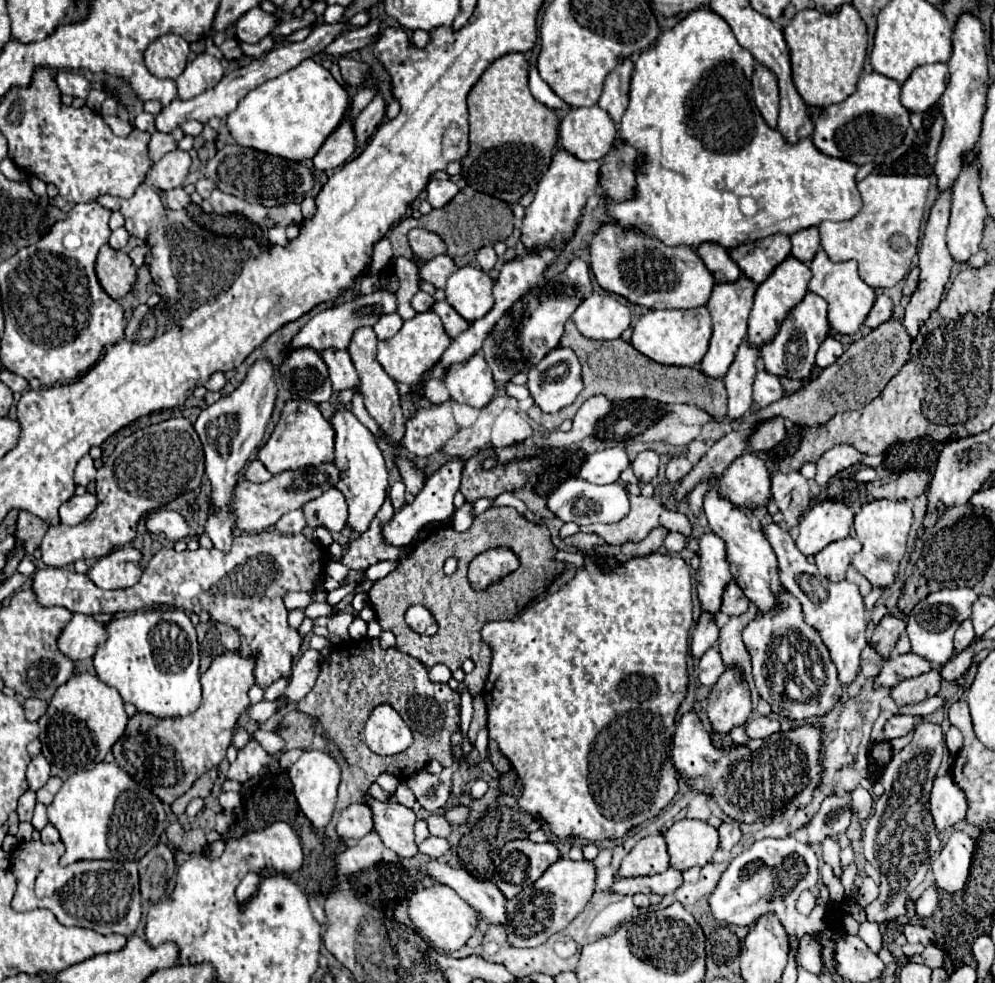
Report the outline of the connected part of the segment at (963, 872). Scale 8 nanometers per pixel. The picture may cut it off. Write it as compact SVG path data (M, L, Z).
M954 831L950 835L940 855L932 861L932 873L940 889L948 893L958 893L964 889L968 881L974 847L976 841L964 831Z

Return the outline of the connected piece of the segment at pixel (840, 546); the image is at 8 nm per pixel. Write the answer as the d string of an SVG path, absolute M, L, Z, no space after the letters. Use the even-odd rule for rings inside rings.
M846 537L842 541L834 541L828 547L824 547L820 553L816 553L816 565L818 571L830 579L830 581L842 581L846 575L848 565L852 563L852 557L862 549L860 541Z

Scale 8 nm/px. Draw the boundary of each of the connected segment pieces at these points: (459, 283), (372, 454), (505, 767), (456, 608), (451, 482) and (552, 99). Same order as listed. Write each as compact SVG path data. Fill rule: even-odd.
M460 267L446 281L446 301L468 321L484 317L492 305L492 277L478 267Z
M346 407L334 411L334 415L330 417L330 423L336 431L336 459L334 459L334 465L340 471L336 489L342 491L344 497L346 497L348 525L354 531L362 533L362 531L368 529L370 521L374 519L374 515L378 513L378 509L382 507L382 503L386 499L388 471L386 471L386 465L384 465L384 457L382 457L382 451L378 447L376 437Z
M490 739L490 743L488 743L488 753L490 753L490 761L492 761L492 765L494 765L494 769L496 769L496 771L506 773L506 771L510 771L510 769L512 769L510 761L500 753L498 745L496 745L492 739Z
M490 507L488 511L478 515L472 527L464 533L458 533L452 527L436 529L418 547L414 547L410 557L400 561L394 571L390 571L384 579L376 581L368 597L380 627L390 629L396 635L398 651L418 659L424 667L430 669L442 663L450 671L456 671L460 669L464 659L472 659L476 669L464 677L462 685L474 697L482 693L490 671L490 649L482 643L480 629L488 621L514 619L528 605L528 601L532 601L540 591L544 591L552 577L564 569L562 563L556 563L552 559L554 553L556 547L550 543L550 533L546 525L534 525L526 521L518 515L514 507ZM496 547L516 551L520 567L498 583L492 583L488 589L474 591L466 575L468 563L476 555ZM448 557L458 559L458 569L452 577L448 577L442 569ZM412 605L424 605L432 611L438 621L438 633L434 637L418 635L404 623L404 613Z
M454 459L454 461L448 461L444 463L428 481L426 485L422 487L422 491L416 495L416 499L410 503L410 505L402 505L394 517L384 525L382 529L382 537L388 545L396 545L396 547L408 547L412 543L412 539L416 537L416 533L428 525L428 523L442 523L442 521L452 521L452 515L454 515L454 505L452 505L452 499L454 499L454 493L460 489L460 477L462 477L462 465L464 461L462 459Z
M530 63L528 81L530 81L530 91L532 91L532 95L534 95L542 105L546 105L546 107L550 107L550 109L570 109L570 105L566 105L566 103L542 81L536 65L532 65L532 63Z

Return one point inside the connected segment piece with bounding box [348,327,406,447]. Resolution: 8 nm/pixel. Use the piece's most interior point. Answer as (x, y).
(381, 398)

